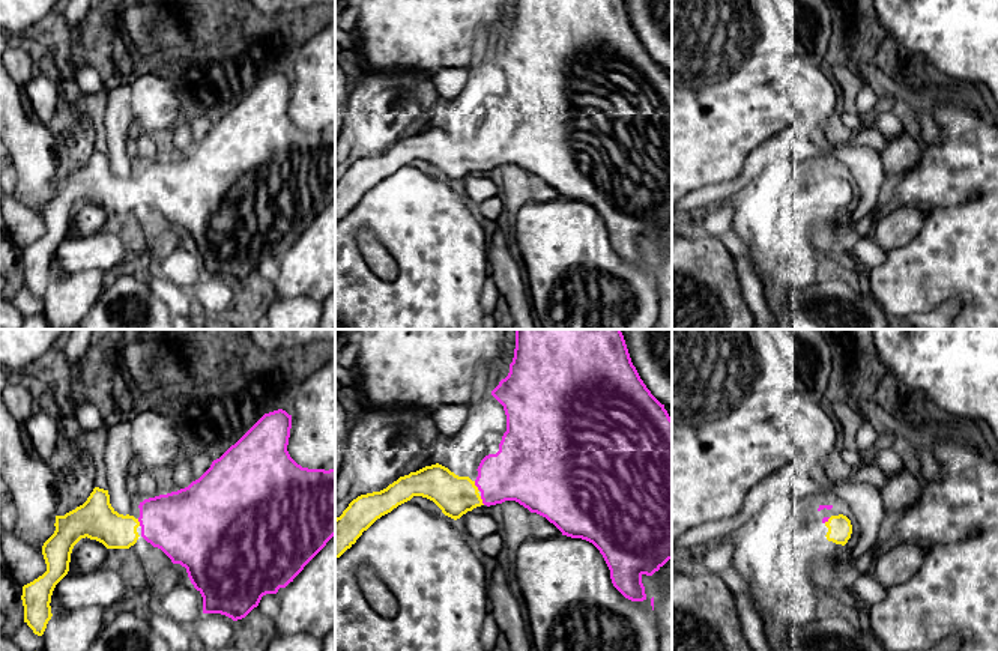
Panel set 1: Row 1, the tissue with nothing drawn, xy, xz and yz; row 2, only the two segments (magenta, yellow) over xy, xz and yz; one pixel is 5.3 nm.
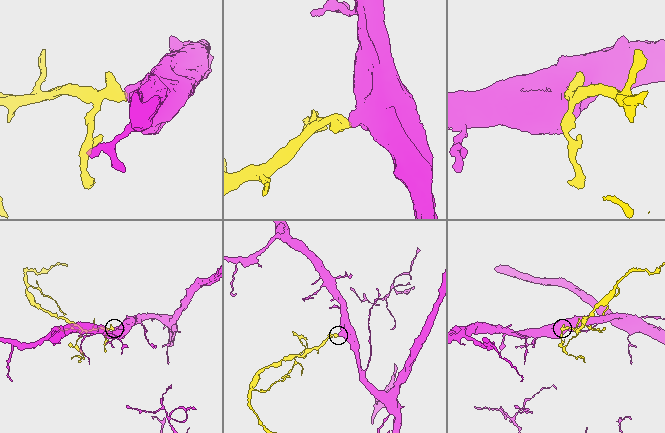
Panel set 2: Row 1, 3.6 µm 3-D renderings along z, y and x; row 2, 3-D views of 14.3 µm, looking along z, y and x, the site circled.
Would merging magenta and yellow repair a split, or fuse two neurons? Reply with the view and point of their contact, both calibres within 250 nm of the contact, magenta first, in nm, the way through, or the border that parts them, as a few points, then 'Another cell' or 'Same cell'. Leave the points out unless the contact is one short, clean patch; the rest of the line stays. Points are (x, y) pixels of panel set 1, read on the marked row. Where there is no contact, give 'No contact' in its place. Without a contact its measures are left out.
Touches magenta at xz (475, 484). Thickness 320 nm (magenta) against 220 nm. Path across: xz (519, 471), (496, 481), (475, 484), (454, 495). Same cell

